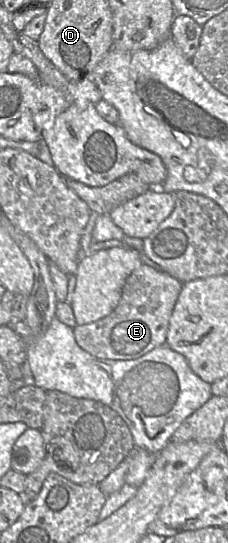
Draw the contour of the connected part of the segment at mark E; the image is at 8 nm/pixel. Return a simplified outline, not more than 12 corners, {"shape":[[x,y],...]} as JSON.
{"shape":[[142,264],[112,313],[73,328],[97,359],[165,345],[183,284]]}

